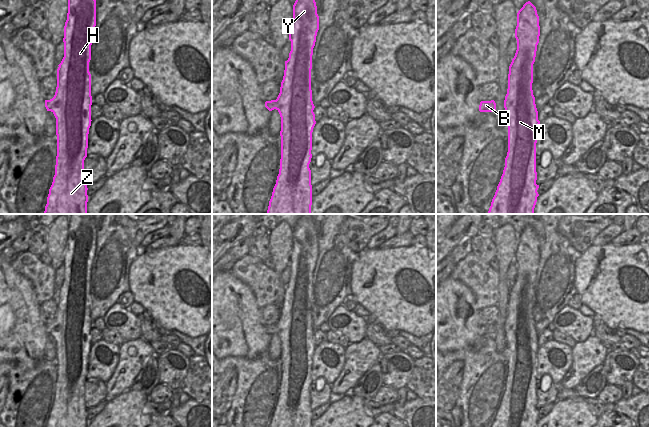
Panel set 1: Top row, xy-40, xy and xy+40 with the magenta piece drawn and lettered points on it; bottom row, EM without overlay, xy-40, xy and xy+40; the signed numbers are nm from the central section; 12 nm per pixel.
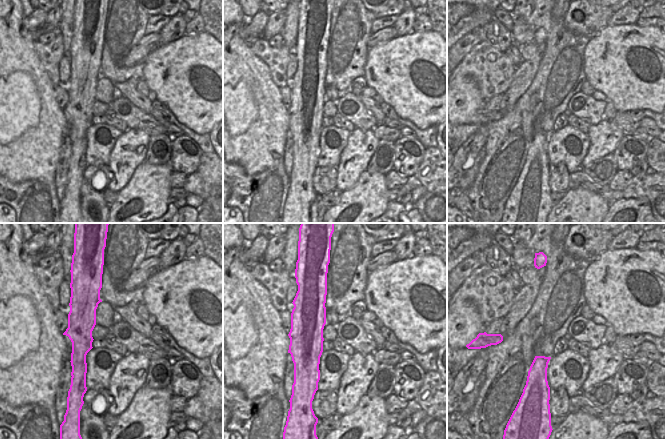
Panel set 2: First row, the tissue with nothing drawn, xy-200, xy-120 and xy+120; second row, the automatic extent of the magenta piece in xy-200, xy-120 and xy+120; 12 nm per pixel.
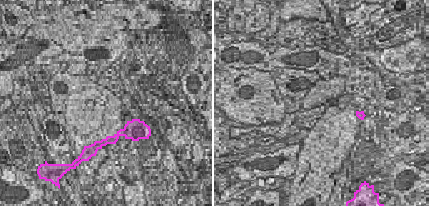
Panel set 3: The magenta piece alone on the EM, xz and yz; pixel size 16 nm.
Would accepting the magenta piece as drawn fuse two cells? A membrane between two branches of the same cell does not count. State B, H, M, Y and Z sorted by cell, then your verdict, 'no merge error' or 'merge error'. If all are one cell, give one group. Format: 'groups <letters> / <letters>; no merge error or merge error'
groups B H M Y Z; no merge error

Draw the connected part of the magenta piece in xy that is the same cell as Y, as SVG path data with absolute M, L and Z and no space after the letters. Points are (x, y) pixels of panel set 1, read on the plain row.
M303 215L293 229L293 246L289 257L291 275L285 285L280 317L276 324L266 325L265 331L276 333L281 341L281 383L276 408L269 427L312 427L311 394L312 356L316 348L312 325L311 293L313 272L319 254L319 240L315 222Z

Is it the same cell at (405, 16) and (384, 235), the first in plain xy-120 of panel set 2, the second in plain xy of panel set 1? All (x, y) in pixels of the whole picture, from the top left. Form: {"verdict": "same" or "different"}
{"verdict": "different"}

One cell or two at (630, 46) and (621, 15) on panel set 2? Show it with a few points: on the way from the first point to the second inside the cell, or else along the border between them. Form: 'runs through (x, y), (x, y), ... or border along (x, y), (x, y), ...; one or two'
border along (635, 23), (607, 26); two

